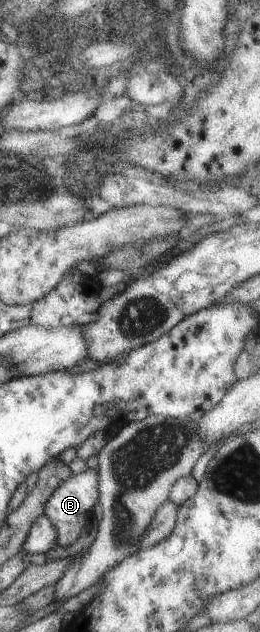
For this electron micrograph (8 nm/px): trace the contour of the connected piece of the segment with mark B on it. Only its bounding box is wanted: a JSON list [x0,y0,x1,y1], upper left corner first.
[44,469,99,548]

